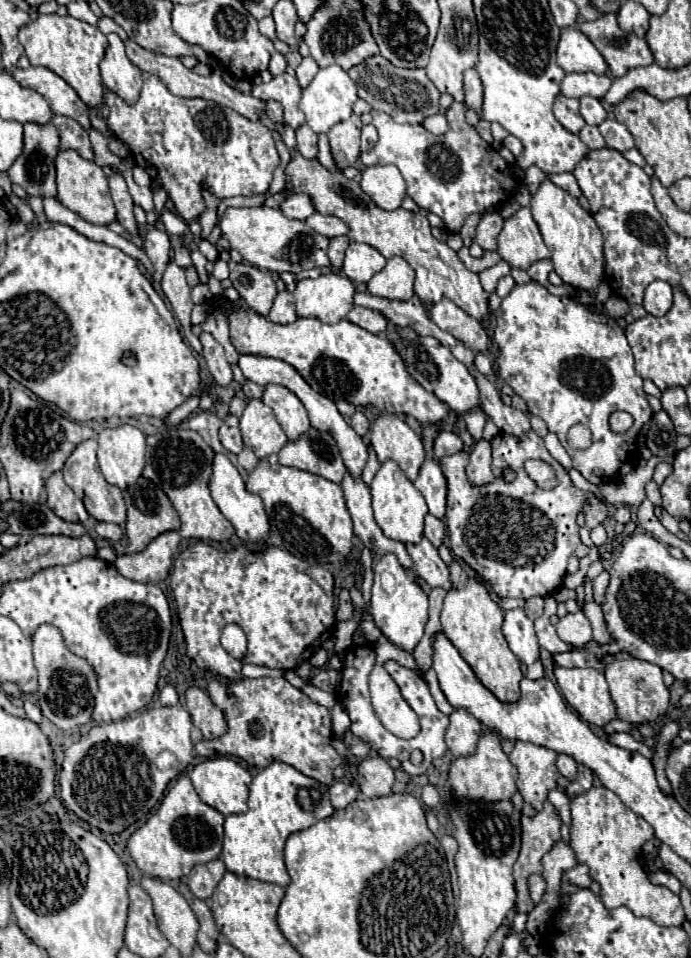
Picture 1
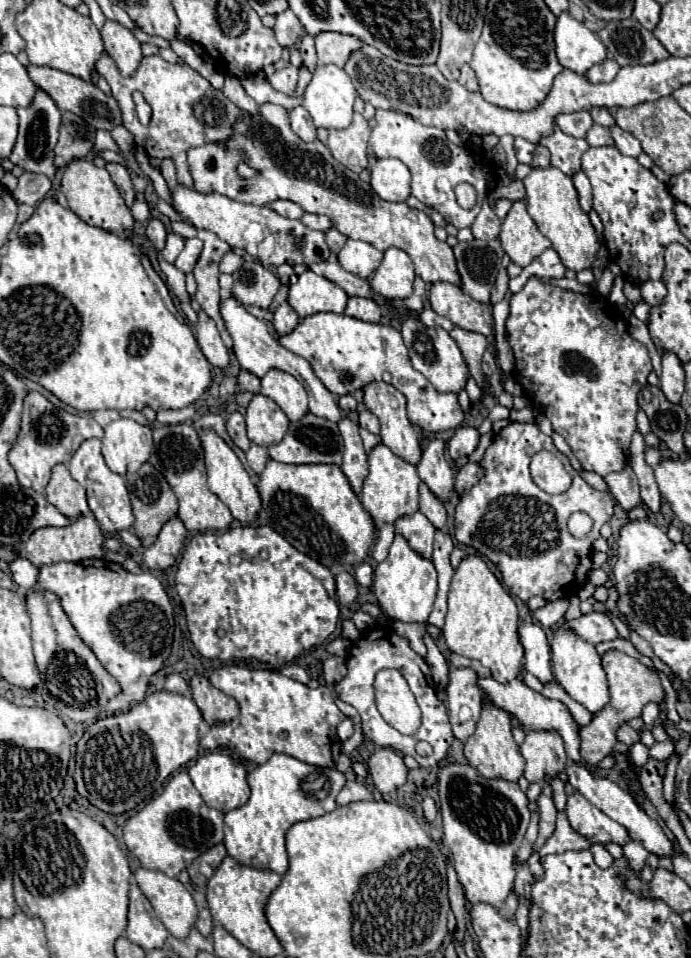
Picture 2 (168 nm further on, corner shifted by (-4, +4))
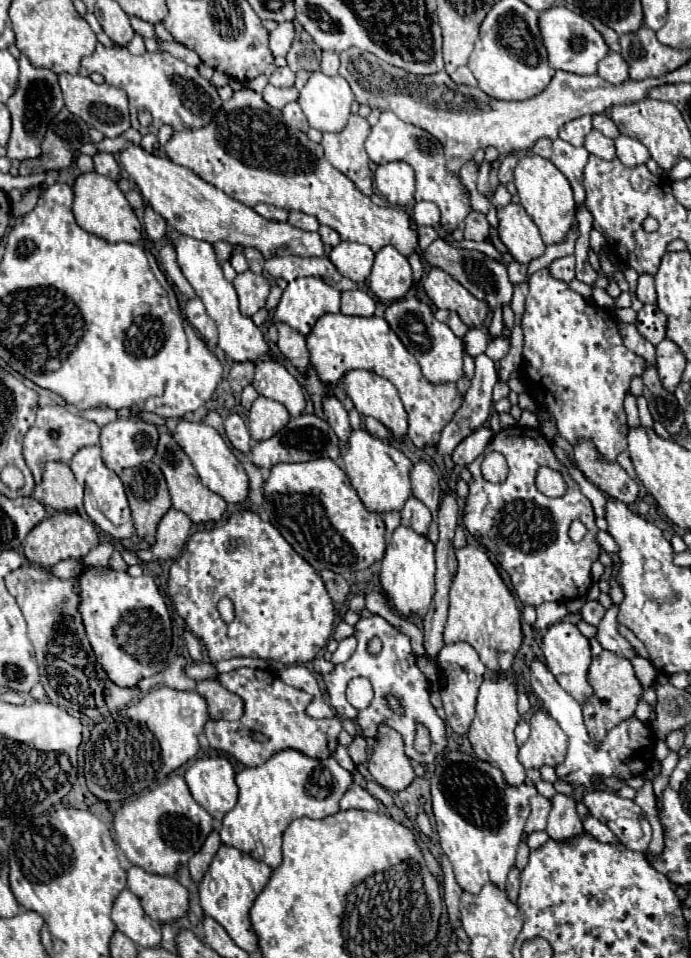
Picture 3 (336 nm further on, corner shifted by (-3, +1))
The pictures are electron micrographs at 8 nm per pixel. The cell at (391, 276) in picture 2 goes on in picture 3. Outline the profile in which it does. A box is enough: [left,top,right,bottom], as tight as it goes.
[370,246,412,302]

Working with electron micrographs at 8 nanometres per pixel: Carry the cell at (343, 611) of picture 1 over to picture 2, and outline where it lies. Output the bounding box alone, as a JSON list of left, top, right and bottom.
[335,571,357,605]

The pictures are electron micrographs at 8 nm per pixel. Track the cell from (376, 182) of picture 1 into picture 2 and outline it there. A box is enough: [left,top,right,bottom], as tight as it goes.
[371,159,411,201]

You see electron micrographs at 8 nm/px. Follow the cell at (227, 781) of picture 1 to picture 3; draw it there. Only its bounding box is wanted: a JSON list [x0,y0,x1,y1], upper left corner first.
[184,758,238,822]

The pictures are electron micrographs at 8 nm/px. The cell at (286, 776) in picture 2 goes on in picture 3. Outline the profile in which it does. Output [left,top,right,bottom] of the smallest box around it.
[220,748,352,868]

